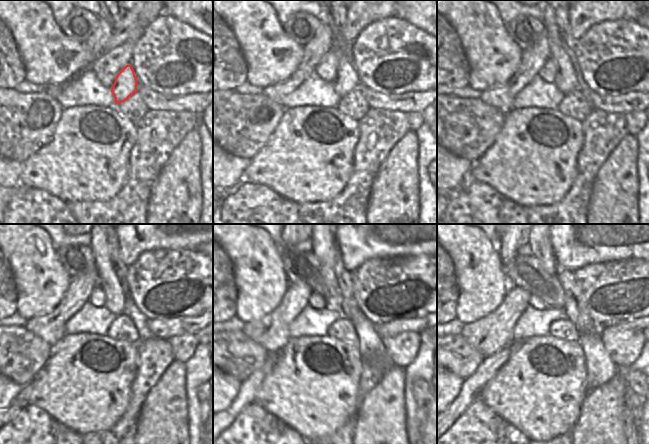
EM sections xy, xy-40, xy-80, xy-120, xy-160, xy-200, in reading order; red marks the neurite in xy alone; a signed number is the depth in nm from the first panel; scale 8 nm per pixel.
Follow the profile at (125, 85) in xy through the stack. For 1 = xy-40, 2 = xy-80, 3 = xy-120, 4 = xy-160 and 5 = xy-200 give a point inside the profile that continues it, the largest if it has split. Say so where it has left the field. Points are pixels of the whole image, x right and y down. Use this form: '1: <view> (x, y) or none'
1: xy-40 (347, 79)
2: xy-80 (566, 80)
3: xy-120 (116, 289)
4: xy-160 (323, 244)
5: xy-200 (539, 244)

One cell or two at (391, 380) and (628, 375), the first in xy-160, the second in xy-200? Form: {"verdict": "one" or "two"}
{"verdict": "two"}

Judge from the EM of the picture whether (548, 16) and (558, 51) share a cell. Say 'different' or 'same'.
same

